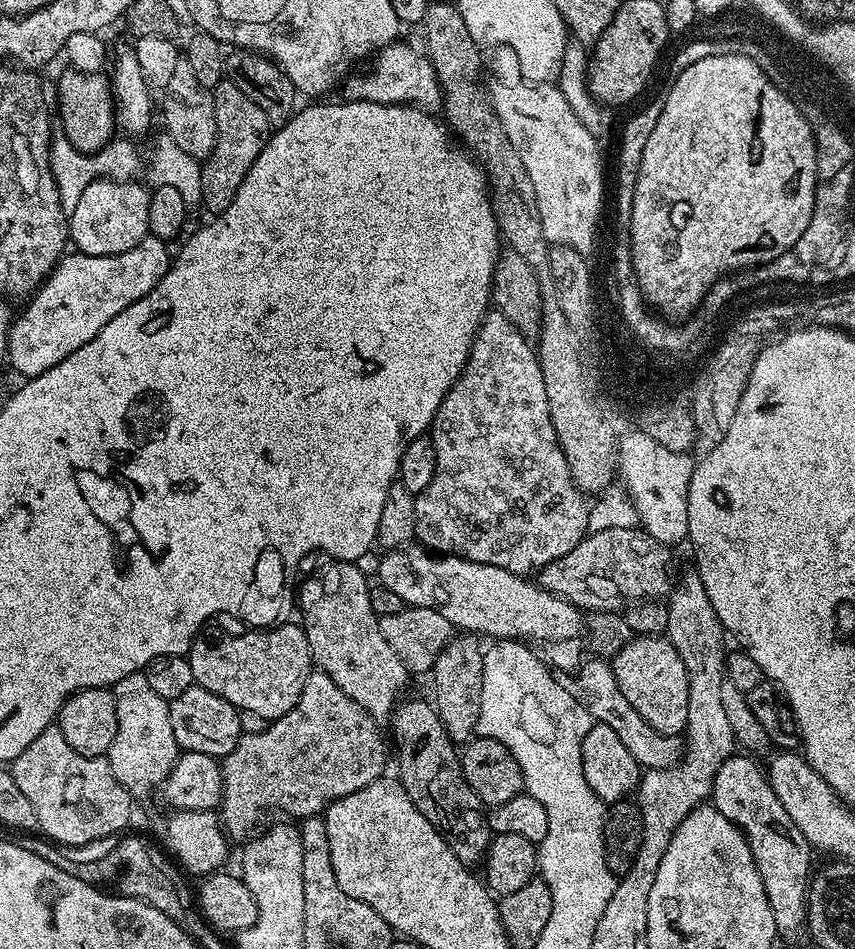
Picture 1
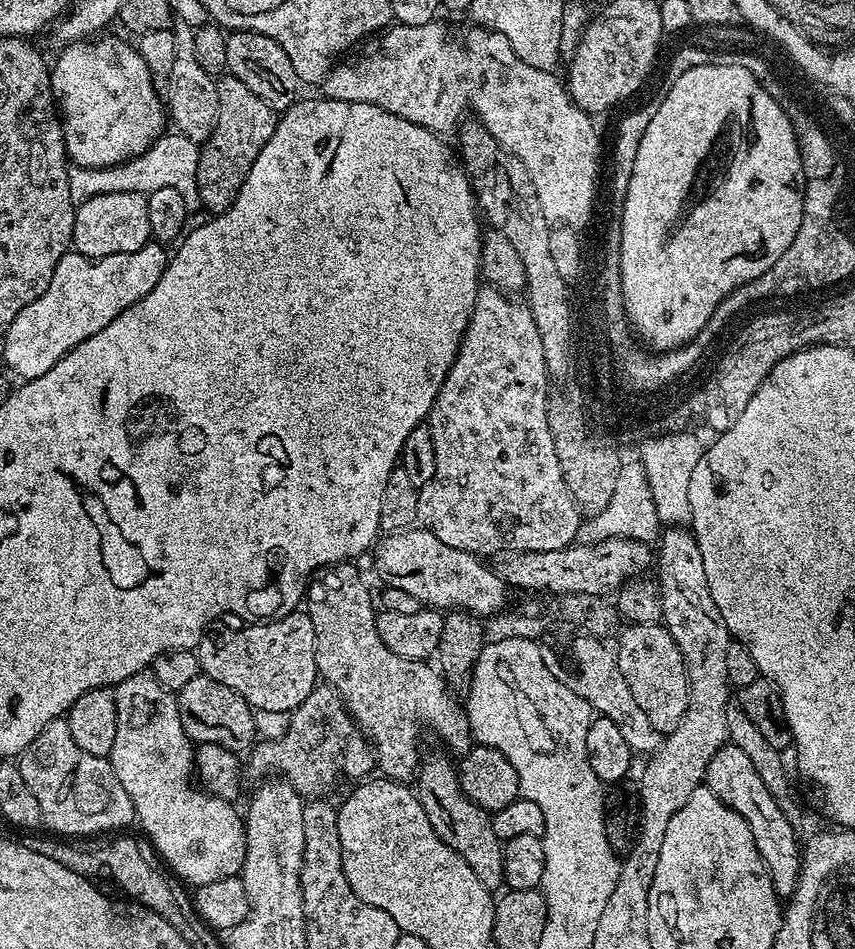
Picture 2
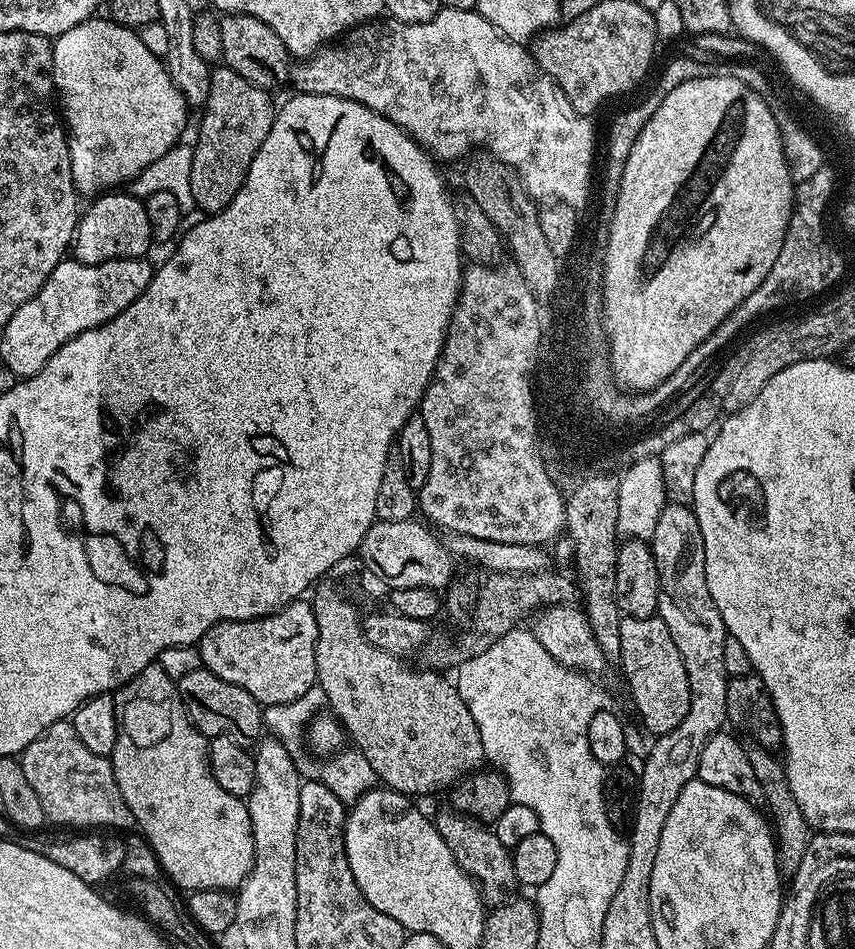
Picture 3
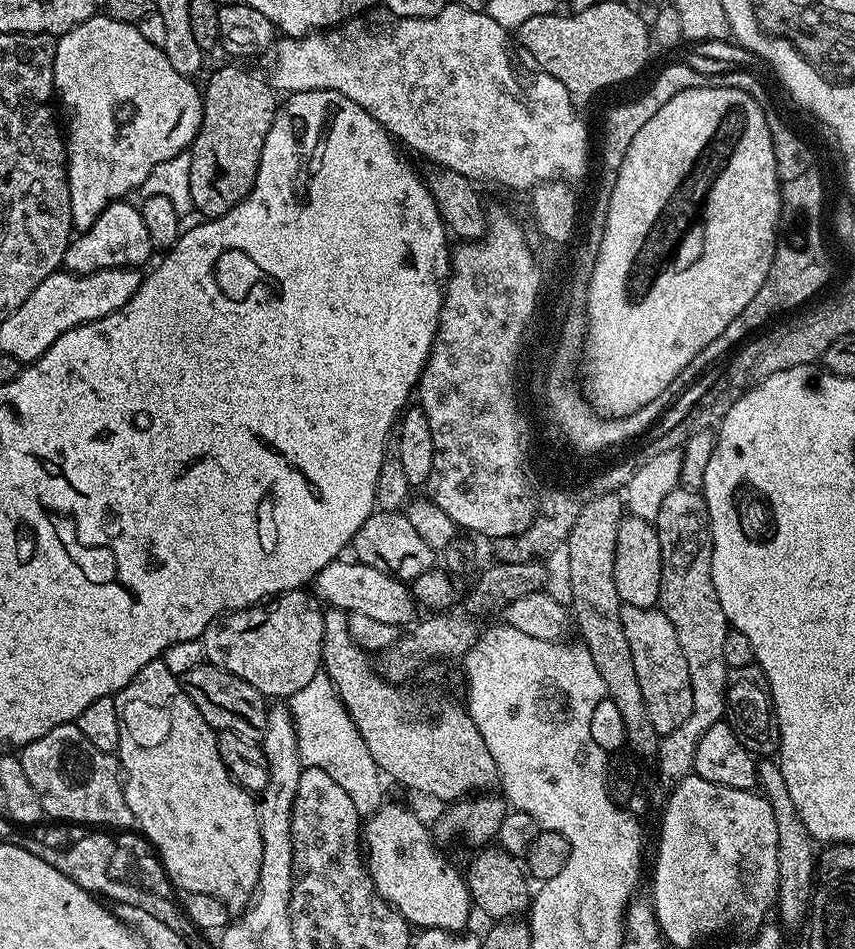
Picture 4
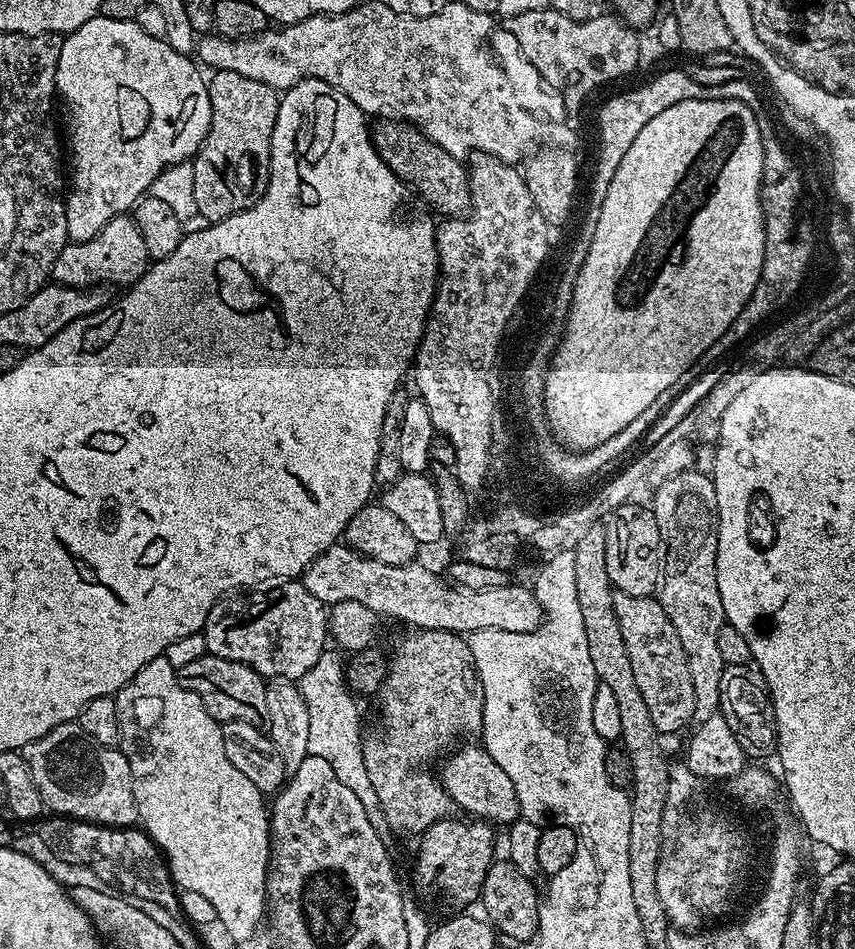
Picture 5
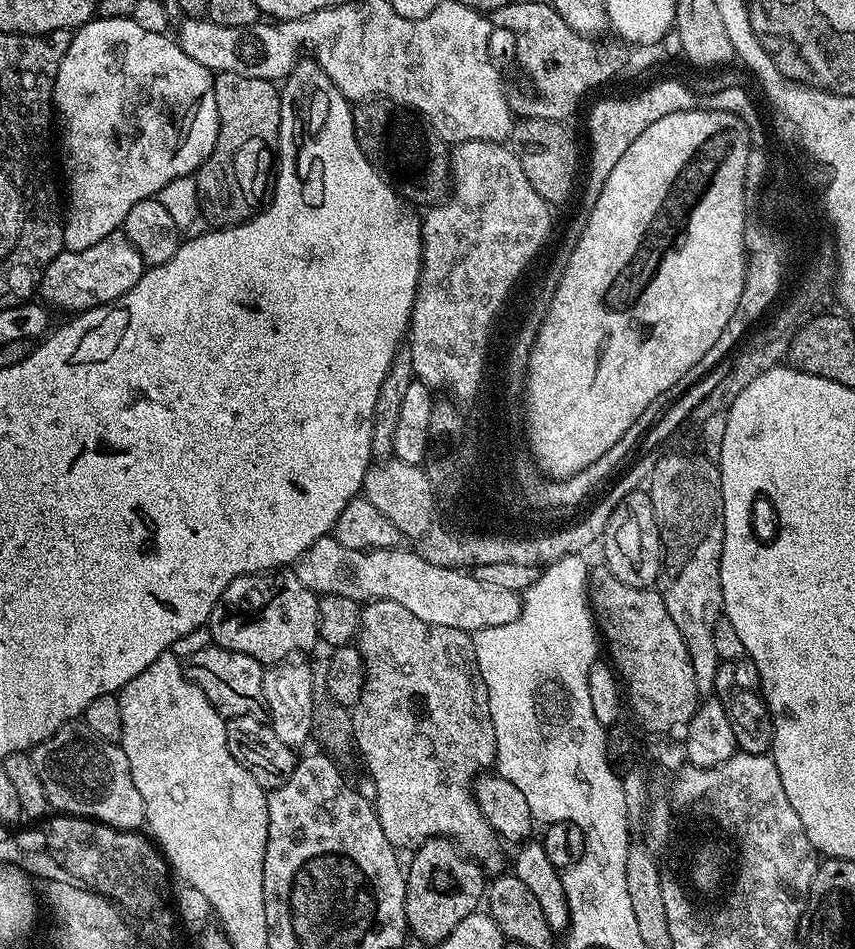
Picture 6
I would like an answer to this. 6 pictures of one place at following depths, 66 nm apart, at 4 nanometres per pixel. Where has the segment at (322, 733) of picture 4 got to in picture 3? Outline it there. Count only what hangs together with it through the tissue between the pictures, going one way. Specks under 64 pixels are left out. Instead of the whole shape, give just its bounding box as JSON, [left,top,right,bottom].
[263,684,377,804]

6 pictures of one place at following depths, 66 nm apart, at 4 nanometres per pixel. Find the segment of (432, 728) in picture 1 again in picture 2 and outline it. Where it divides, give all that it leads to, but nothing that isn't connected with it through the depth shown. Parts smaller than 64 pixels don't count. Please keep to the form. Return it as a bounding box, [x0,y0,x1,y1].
[414,752,504,890]

